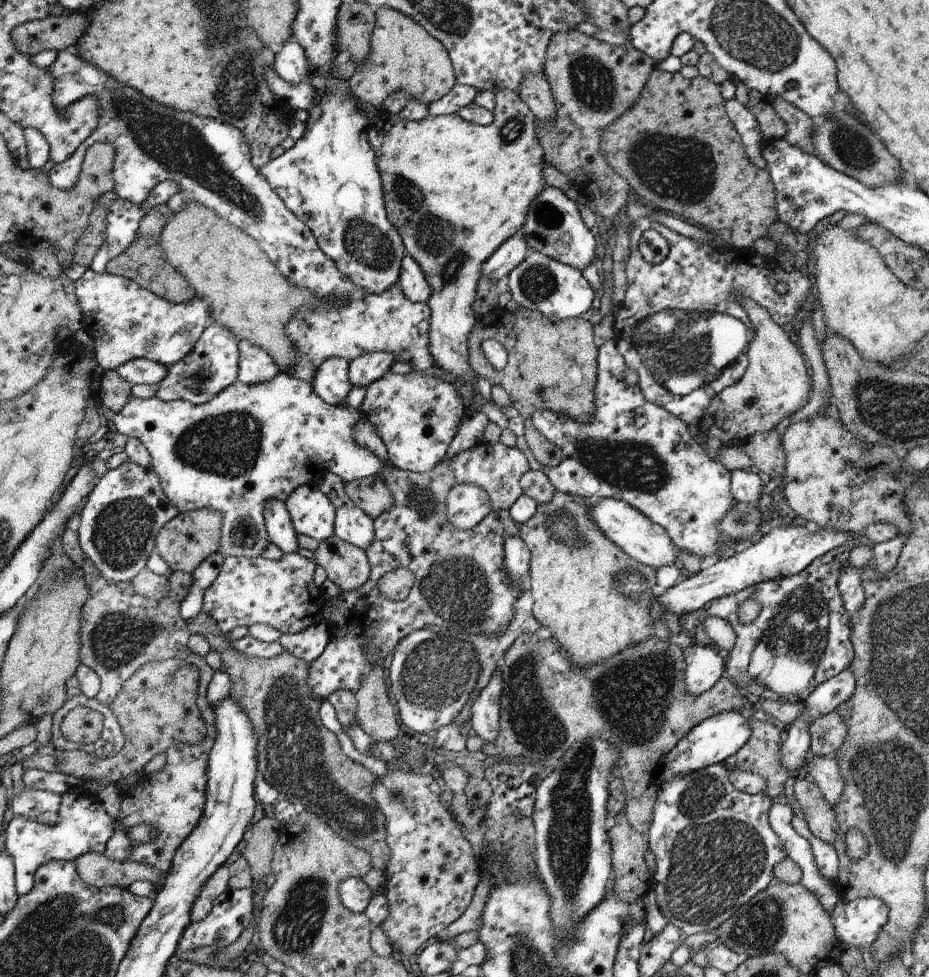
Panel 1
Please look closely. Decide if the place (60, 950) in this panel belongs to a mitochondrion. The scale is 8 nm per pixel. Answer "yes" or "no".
yes

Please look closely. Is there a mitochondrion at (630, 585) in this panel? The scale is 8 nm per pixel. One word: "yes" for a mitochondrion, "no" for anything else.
yes

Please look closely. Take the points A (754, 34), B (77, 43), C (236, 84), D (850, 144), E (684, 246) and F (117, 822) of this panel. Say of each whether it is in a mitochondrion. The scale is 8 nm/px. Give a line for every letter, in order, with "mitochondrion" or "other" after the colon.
A: mitochondrion
B: other
C: mitochondrion
D: mitochondrion
E: other
F: other

